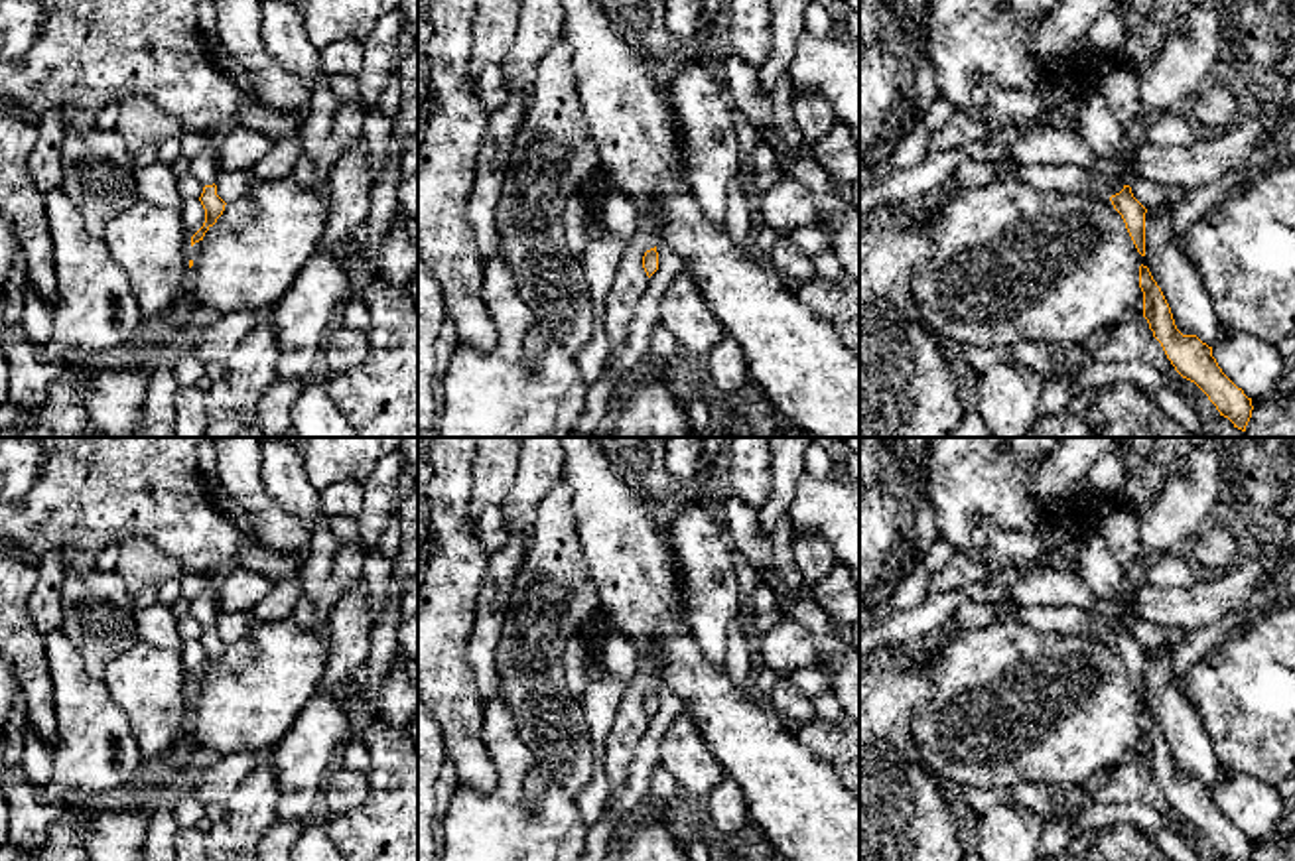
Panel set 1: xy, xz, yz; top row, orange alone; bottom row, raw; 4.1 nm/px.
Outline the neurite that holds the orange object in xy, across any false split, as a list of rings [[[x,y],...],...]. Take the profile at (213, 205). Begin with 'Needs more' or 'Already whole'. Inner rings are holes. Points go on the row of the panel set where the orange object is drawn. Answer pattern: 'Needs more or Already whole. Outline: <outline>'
Needs more. Outline: [[[211,128],[203,132],[205,136],[205,146],[201,152],[191,160],[189,173],[193,173],[201,185],[203,193],[199,197],[203,209],[205,209],[205,223],[203,227],[191,236],[191,246],[199,240],[203,240],[205,232],[217,223],[217,219],[225,211],[225,201],[217,195],[217,173],[219,173],[219,164],[217,164],[217,150],[219,150],[219,138],[221,138],[221,128]]]

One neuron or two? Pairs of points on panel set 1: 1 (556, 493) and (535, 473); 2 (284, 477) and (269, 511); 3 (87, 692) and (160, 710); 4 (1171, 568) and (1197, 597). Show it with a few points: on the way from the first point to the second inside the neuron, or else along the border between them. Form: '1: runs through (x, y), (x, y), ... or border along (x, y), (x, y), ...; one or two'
1: border along (560, 473), (539, 505), (533, 530); two
2: border along (261, 458), (265, 491), (284, 511), (312, 525); two
3: border along (103, 680), (113, 700), (125, 712), (136, 739); two
4: border along (1199, 580), (1189, 586), (1148, 586), (1142, 582); two

